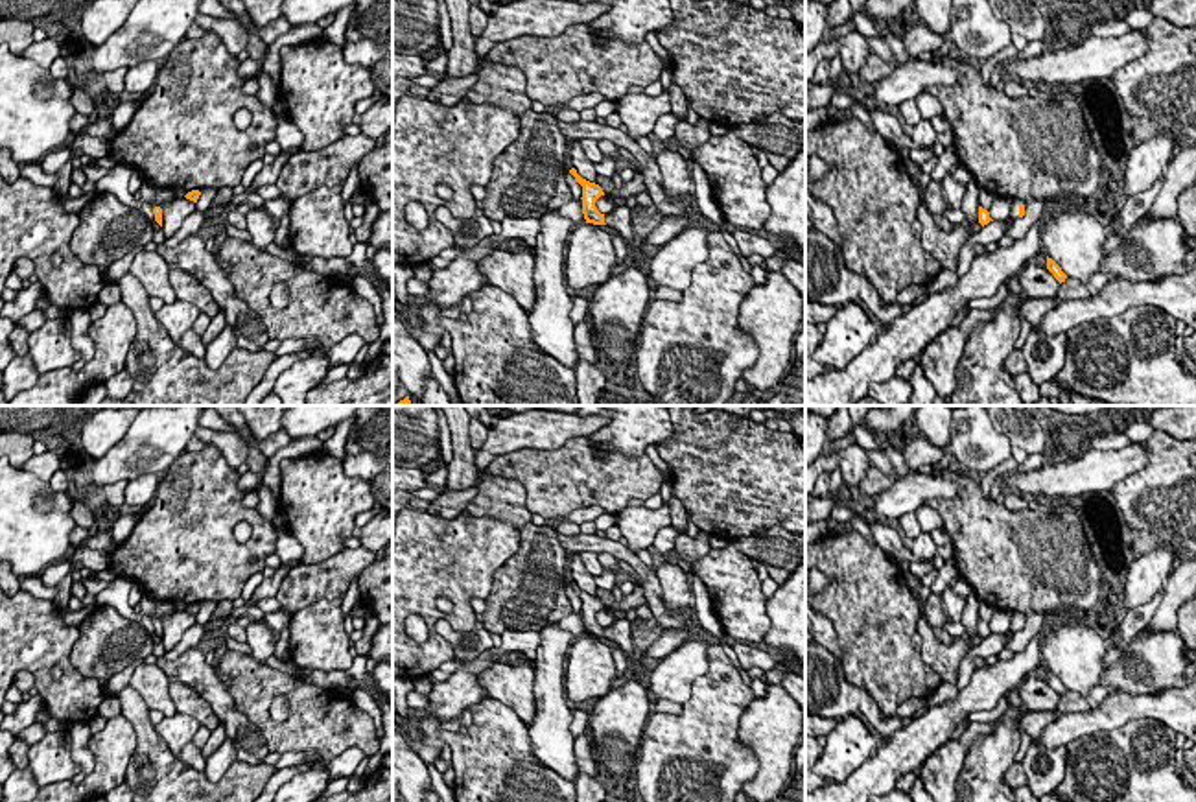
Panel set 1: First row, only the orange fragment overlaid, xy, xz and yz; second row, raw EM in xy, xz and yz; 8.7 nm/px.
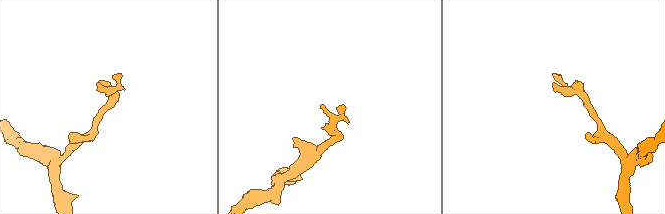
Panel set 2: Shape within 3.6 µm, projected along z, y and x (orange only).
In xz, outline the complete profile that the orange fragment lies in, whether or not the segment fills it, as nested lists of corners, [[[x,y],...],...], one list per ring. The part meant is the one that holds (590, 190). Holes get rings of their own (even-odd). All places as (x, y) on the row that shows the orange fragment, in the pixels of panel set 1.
[[[575,168],[569,170],[575,181],[582,186],[582,214],[586,223],[606,225],[604,214],[601,214],[595,206],[595,201],[604,195],[603,188],[595,183],[582,179]]]

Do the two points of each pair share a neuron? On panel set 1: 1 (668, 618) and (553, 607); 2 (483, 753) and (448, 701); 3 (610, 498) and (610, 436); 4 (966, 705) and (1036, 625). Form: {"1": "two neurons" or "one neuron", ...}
{"1": "two neurons", "2": "two neurons", "3": "two neurons", "4": "two neurons"}

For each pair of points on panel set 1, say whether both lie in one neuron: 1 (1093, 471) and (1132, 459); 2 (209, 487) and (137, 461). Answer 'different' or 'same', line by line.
1: same
2: different

